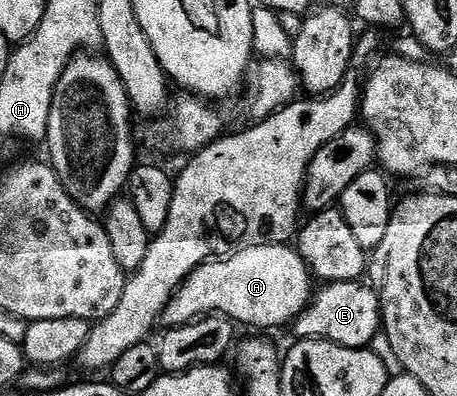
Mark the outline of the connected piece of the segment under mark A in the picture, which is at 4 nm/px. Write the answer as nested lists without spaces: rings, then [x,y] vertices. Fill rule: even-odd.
[[[255,243],[238,250],[243,251],[238,251],[227,259],[215,258],[209,263],[201,263],[179,285],[162,309],[160,323],[163,328],[182,327],[185,323],[192,323],[208,315],[225,315],[227,319],[234,320],[235,324],[242,326],[243,323],[246,327],[282,327],[285,323],[286,326],[293,324],[312,298],[312,276],[302,256],[293,246],[285,243]]]

